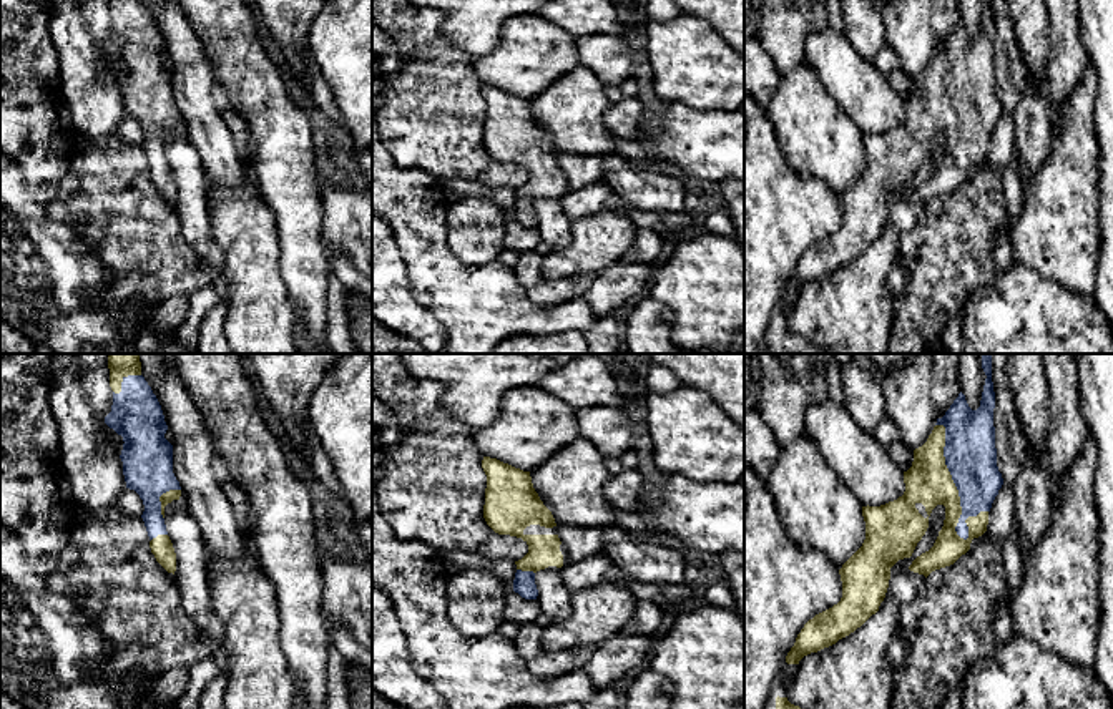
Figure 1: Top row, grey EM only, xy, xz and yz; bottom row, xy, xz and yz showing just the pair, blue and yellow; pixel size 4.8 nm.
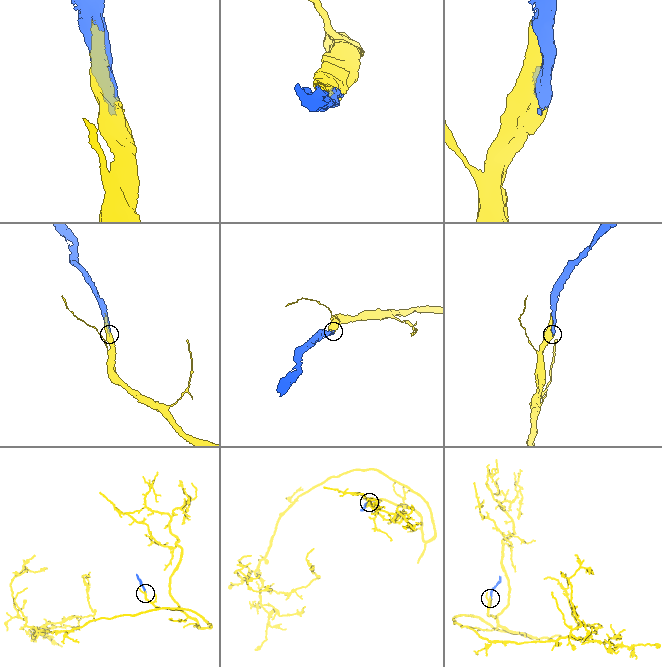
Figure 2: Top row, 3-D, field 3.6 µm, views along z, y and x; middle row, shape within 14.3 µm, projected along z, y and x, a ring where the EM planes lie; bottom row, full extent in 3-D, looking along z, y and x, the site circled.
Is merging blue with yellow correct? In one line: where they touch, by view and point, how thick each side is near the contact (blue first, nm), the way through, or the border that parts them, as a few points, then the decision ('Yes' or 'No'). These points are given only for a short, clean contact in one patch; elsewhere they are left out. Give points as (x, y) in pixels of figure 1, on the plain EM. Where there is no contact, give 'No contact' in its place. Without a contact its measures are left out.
Touches blue at yz (952, 107). Thickness 260 nm (blue) against 220 nm. Yes

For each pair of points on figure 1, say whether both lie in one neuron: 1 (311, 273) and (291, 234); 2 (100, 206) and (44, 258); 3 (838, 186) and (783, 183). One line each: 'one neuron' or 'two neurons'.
1: one neuron
2: two neurons
3: two neurons

